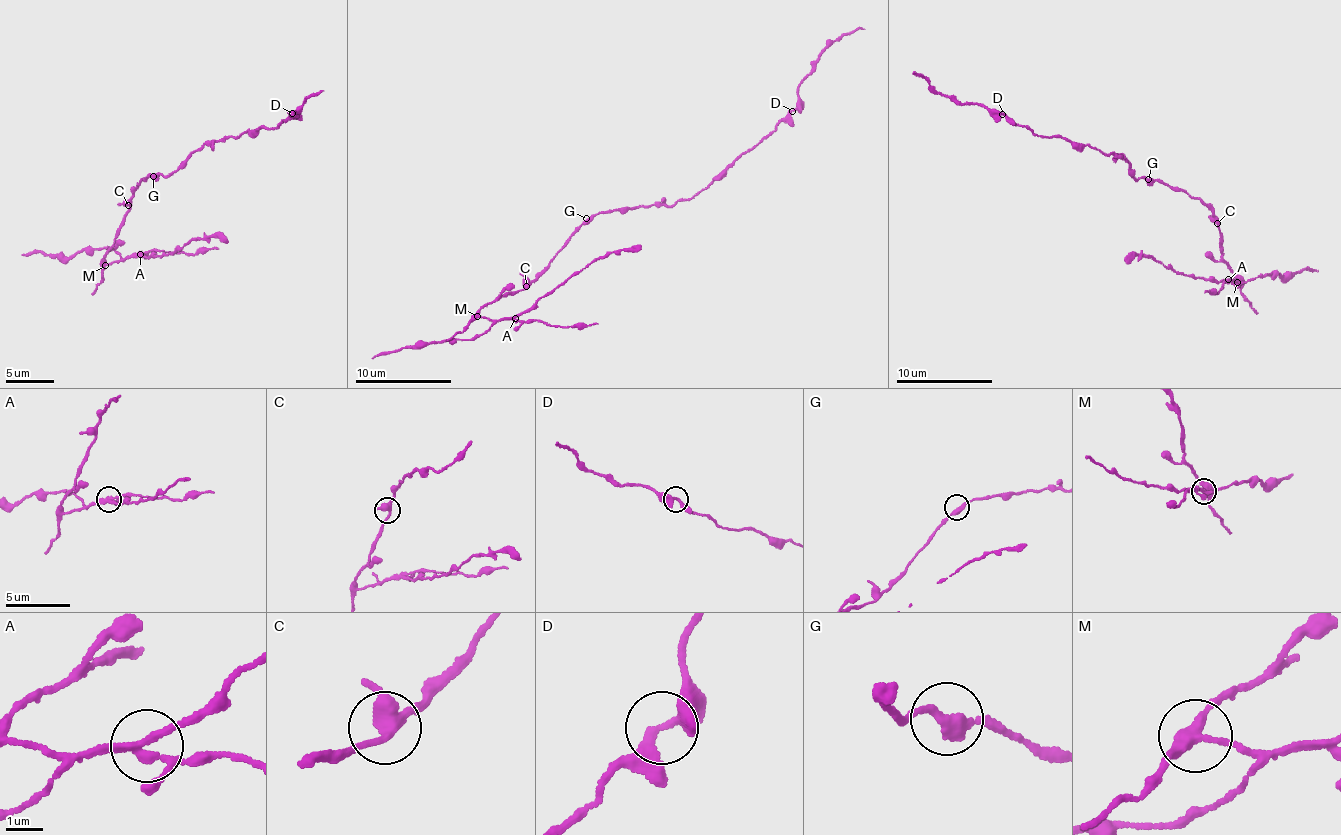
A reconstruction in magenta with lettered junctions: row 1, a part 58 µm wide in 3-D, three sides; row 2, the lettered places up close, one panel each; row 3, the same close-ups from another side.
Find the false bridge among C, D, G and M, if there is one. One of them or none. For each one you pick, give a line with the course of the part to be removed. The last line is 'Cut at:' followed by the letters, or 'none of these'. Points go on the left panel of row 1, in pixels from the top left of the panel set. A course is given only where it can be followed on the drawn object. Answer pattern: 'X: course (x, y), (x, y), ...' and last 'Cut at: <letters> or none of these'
M: course (105, 264), (137, 258), (162, 258), (192, 239), (227, 239)
Cut at: M

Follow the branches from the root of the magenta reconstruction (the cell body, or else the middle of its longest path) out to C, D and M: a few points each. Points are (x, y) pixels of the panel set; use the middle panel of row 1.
C: (589, 221), (578, 228), (567, 245), (526, 286)
D: (589, 221), (602, 212), (655, 204), (672, 207), (684, 198), (691, 199), (793, 111)
M: (589, 221), (578, 228), (567, 245), (523, 290), (489, 302), (476, 316)

